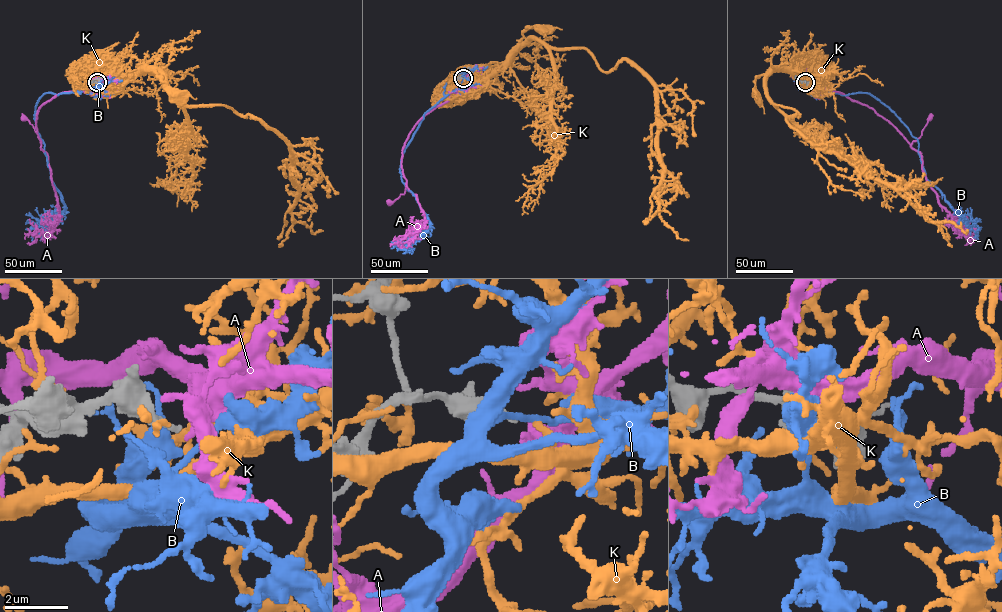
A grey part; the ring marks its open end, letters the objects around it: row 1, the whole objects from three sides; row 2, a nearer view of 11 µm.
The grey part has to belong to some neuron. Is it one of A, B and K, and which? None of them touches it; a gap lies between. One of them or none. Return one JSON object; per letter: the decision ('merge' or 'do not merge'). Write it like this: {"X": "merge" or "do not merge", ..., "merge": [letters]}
{"A": "do not merge", "B": "do not merge", "K": "do not merge", "merge": []}

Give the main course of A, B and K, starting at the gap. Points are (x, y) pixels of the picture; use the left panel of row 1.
A: (97, 83), (92, 80), (76, 90), (60, 92), (39, 108), (36, 128), (41, 147), (33, 126), (23, 118)
B: (98, 83), (83, 90), (45, 93), (37, 103), (36, 128), (64, 211), (46, 226), (28, 219)
K: (98, 83), (130, 77), (148, 67)

